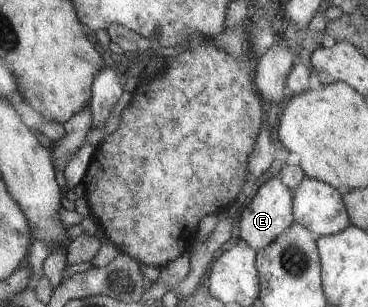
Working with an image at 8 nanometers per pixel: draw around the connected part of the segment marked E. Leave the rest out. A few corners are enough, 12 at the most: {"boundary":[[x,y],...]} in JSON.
{"boundary":[[264,181],[244,205],[238,235],[265,248],[293,221],[294,191]]}

